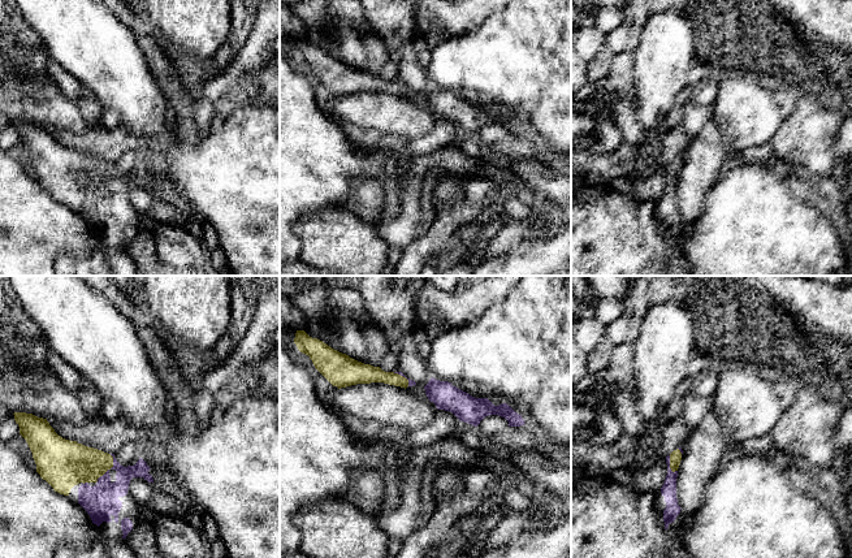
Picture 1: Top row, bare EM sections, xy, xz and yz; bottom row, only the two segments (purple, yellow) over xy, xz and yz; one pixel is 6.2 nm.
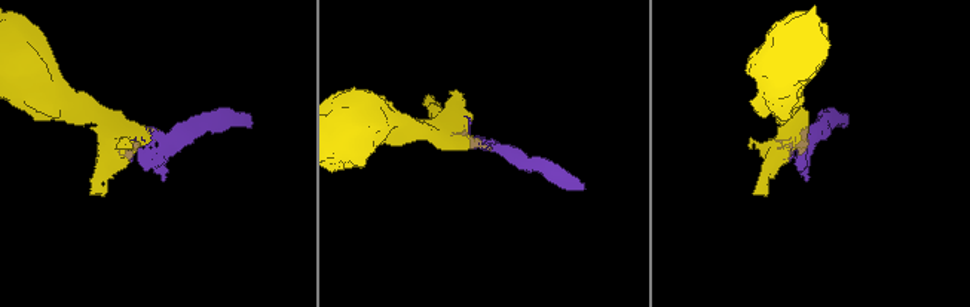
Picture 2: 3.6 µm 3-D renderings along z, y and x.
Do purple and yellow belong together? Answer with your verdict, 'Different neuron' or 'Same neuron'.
Same neuron

